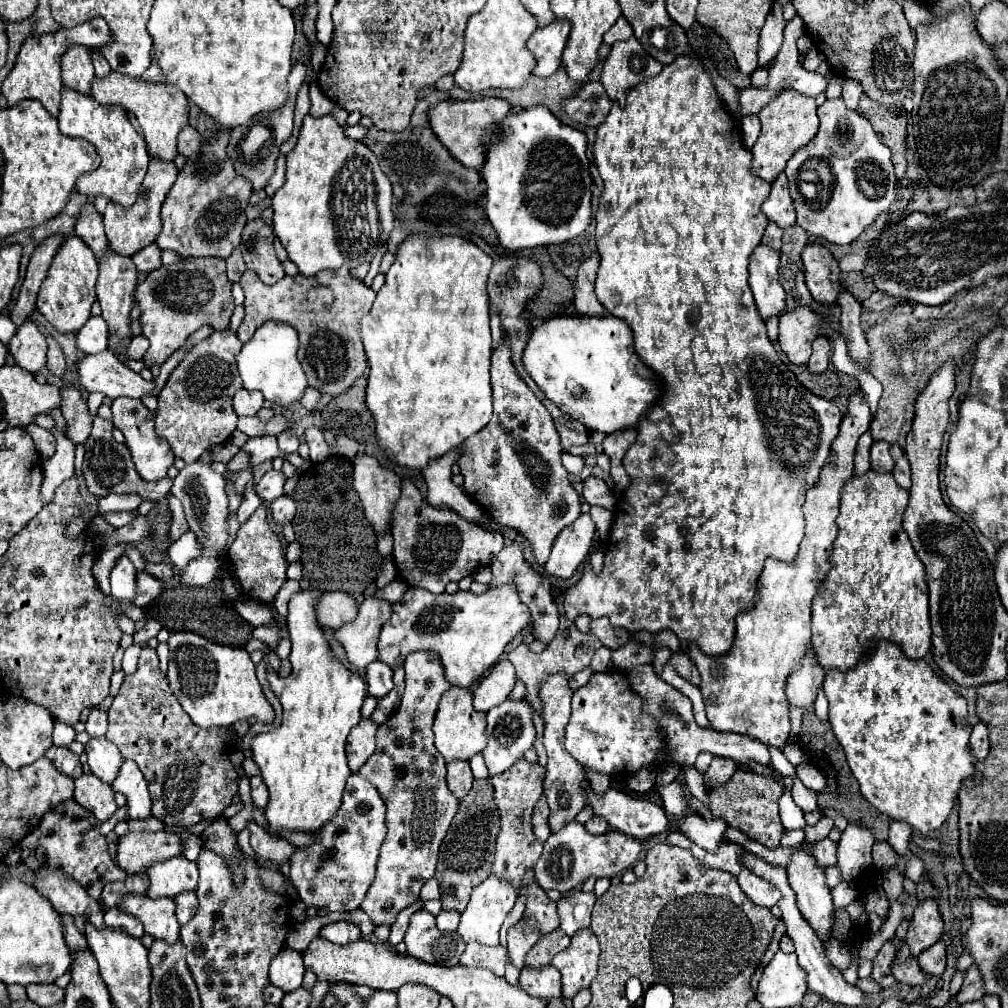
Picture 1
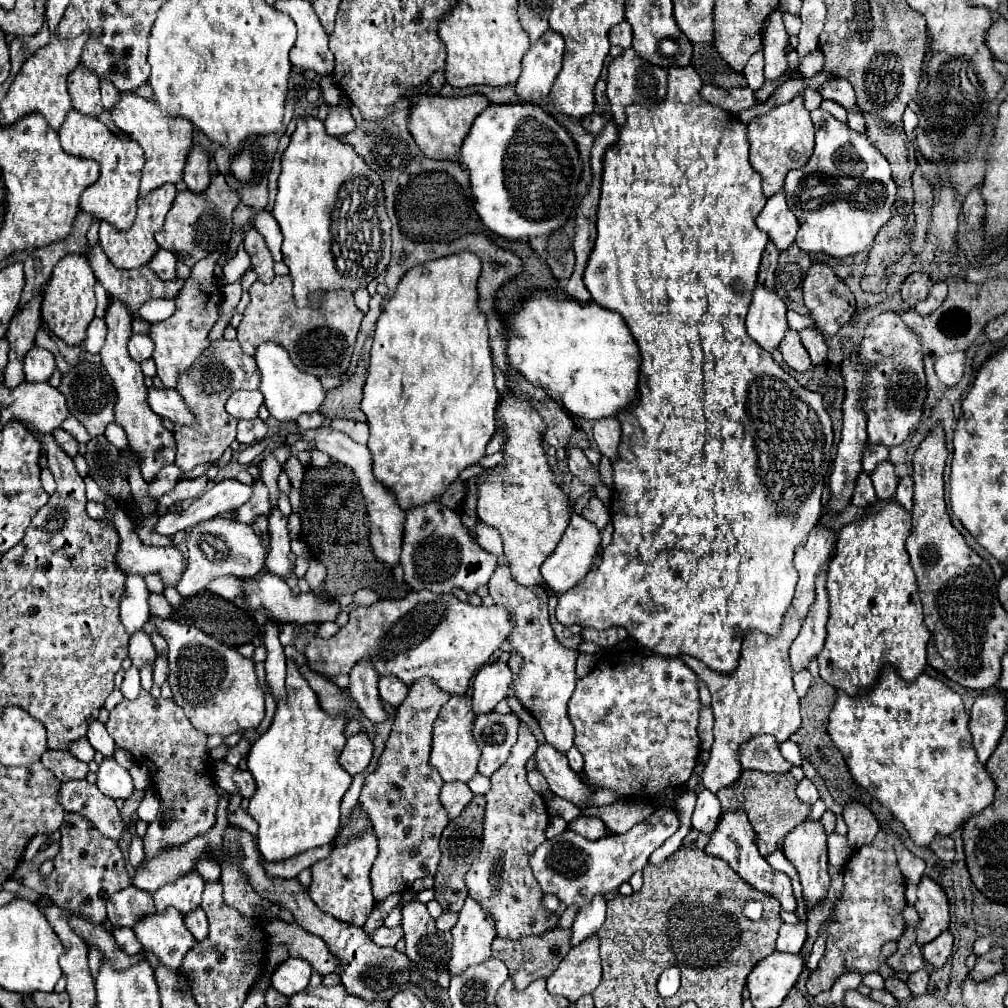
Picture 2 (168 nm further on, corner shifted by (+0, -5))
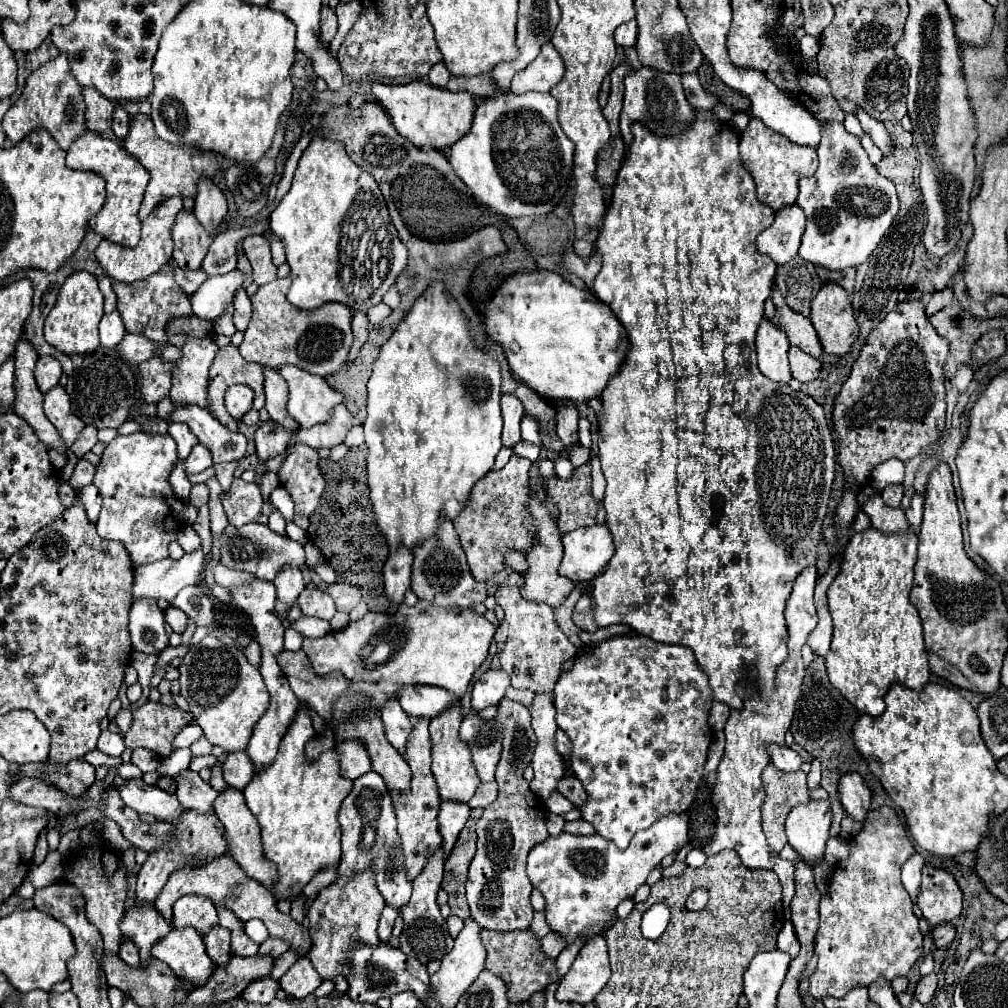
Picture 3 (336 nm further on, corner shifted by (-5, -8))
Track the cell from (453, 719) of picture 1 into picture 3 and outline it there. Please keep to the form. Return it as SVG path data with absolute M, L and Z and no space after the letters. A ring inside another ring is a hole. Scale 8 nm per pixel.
M454 703L450 711L444 711L442 715L436 715L430 721L430 739L432 739L432 773L440 787L440 799L442 801L462 801L468 803L468 799L474 795L476 787L480 785L476 767L472 763L470 747L458 739L458 727L462 723L462 705Z

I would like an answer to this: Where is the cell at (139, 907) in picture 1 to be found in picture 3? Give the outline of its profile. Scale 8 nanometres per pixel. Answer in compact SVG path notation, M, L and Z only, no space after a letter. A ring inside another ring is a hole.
M192 927L172 929L152 947L152 957L164 961L176 977L204 985L214 973L214 963L206 955L202 935Z

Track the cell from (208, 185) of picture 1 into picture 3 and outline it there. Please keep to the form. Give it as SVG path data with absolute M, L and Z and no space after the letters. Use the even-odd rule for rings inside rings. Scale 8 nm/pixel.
M182 209L172 227L174 263L182 269L200 269L214 237L198 223L192 211Z

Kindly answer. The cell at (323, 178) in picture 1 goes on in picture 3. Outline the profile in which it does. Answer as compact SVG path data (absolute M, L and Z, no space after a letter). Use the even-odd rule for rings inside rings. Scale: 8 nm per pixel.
M314 135L310 145L304 149L294 171L290 191L270 215L270 229L280 235L286 245L286 261L292 269L288 301L298 309L316 309L324 303L340 301L354 311L368 311L382 301L382 295L406 267L408 251L390 221L378 183L346 155L346 147L342 147L342 143L322 139L320 135Z

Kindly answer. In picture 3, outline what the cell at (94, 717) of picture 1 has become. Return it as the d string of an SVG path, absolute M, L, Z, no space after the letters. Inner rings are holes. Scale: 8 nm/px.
M102 731L100 733L100 739L98 739L98 749L110 757L120 757L122 751L126 749L124 741L122 741L122 735L116 735L116 733L110 733L110 731Z

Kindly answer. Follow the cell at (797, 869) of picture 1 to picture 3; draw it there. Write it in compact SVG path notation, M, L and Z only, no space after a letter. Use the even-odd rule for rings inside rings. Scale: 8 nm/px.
M814 799L794 807L786 819L788 843L798 851L798 859L810 863L810 867L824 859L830 839L830 821L830 803Z

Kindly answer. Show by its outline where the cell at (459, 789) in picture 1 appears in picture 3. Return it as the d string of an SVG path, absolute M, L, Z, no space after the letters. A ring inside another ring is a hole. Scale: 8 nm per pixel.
M440 803L440 813L438 813L438 823L440 823L440 833L444 837L444 855L450 853L458 833L466 825L470 815L470 807L466 803Z

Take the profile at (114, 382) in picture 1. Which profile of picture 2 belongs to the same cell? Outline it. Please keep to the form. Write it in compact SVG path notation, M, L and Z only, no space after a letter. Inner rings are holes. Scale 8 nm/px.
M149 388L149 406L155 414L159 414L161 418L167 418L175 424L191 426L197 422L195 414L191 412L191 408L185 404L183 396L177 390Z

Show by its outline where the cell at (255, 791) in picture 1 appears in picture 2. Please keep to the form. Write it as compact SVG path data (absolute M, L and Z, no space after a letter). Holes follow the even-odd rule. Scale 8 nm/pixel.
M237 768L237 770L233 772L233 782L237 784L239 794L241 794L243 798L247 798L247 796L253 794L255 784L253 784L253 776L251 776L247 770L239 770L239 768Z

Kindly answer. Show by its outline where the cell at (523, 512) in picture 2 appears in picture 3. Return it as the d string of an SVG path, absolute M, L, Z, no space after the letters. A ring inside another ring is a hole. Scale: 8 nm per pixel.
M530 495L530 501L528 501L528 515L534 523L534 543L530 547L530 551L526 551L526 561L528 561L528 571L526 575L522 575L524 579L524 585L520 587L520 593L530 599L530 601L542 601L542 603L550 603L550 607L556 607L560 605L568 595L570 591L574 589L574 583L562 575L558 575L558 567L560 567L560 561L564 557L564 547L562 547L562 533L560 533L560 527L558 527L558 521L556 521L556 515L546 509L546 505L538 499L538 495Z

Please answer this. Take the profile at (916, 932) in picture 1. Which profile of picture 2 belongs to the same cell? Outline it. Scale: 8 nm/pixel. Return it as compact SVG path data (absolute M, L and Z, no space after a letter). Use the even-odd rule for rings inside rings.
M923 876L917 886L917 904L919 912L917 924L917 944L923 946L943 934L949 928L949 900L945 890L931 878Z

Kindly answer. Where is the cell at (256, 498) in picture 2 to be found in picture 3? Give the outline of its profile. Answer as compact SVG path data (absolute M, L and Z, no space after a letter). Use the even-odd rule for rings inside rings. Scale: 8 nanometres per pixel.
M266 421L256 429L256 455L258 455L258 465L254 469L256 483L260 483L262 477L268 473L266 461L276 457L278 453L284 453L292 435L294 435L292 431L286 431L282 425L274 421Z

